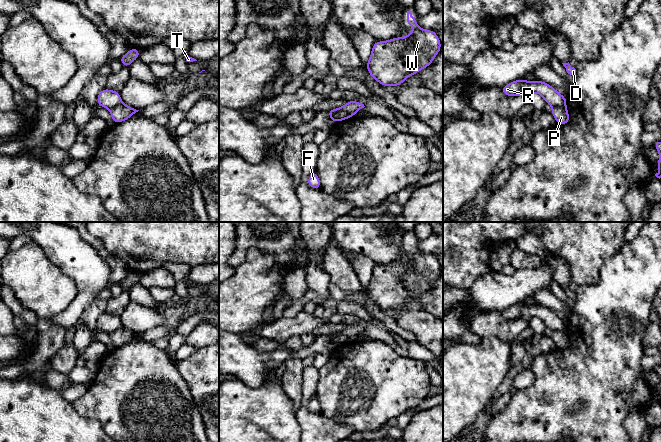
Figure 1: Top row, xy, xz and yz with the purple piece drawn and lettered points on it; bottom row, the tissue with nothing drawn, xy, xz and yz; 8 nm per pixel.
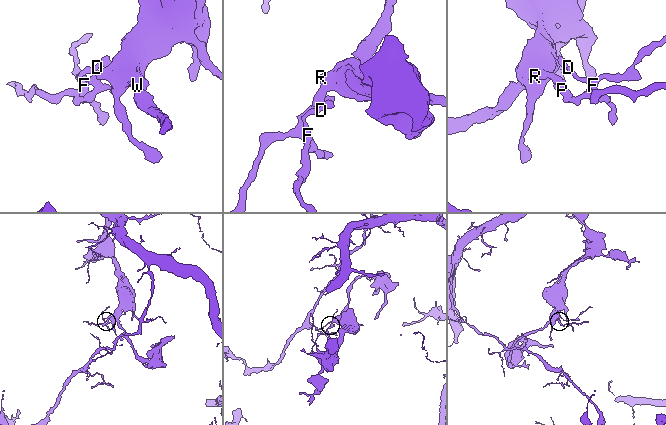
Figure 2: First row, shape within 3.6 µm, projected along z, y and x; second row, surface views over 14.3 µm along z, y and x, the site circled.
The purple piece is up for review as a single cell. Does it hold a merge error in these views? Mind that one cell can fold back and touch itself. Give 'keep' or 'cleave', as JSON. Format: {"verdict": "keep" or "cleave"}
{"verdict": "cleave"}

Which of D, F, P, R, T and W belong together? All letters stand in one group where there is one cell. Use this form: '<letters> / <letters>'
D F P / R T W

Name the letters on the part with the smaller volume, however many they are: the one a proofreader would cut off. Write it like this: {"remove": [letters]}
{"remove": ["D", "F", "P"]}

